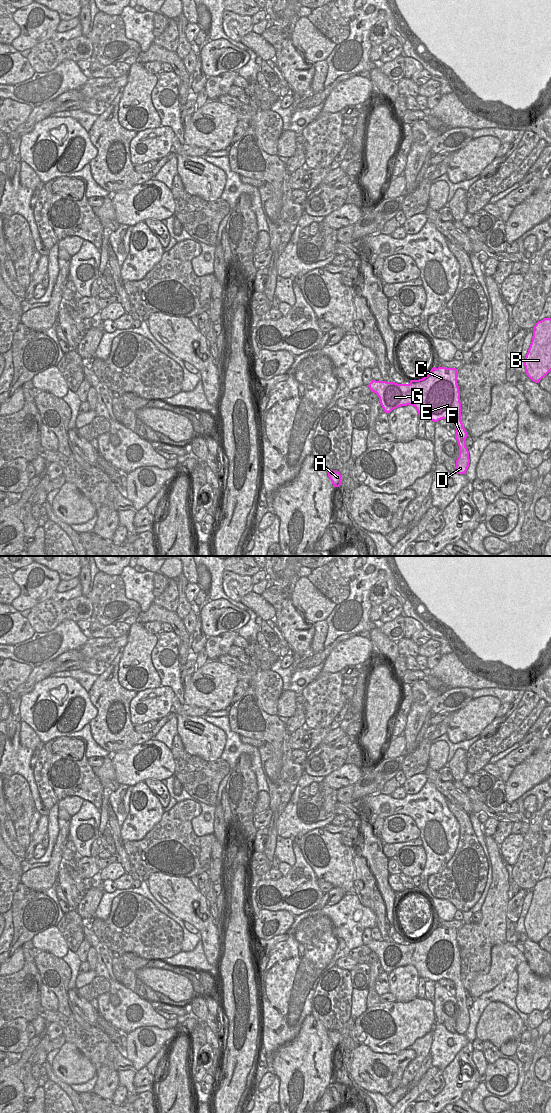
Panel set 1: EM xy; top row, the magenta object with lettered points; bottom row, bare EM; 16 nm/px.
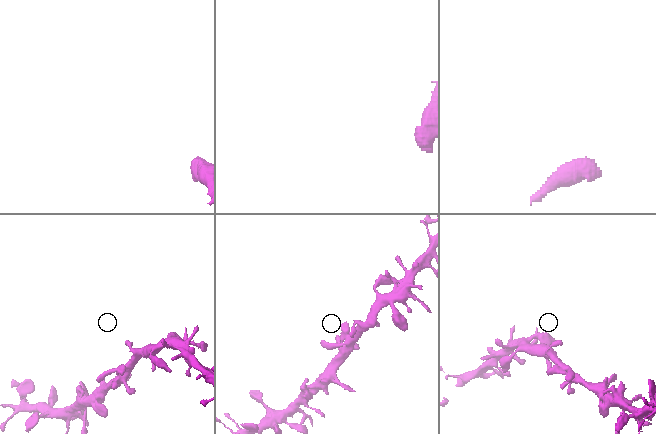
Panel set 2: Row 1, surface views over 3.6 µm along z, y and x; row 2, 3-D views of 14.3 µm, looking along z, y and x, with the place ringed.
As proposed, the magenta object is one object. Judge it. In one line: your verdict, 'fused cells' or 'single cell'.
single cell

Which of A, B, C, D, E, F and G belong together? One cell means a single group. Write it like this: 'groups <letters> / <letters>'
groups A B C D E F G

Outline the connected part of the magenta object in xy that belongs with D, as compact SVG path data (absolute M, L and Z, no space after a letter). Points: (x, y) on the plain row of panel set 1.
M433 927L427 936L419 940L411 940L409 944L372 940L368 947L371 952L377 954L380 964L386 973L390 973L401 966L412 965L416 968L419 977L425 980L438 982L441 979L449 979L453 981L456 988L455 998L459 1006L456 1032L458 1034L465 1034L469 1027L470 1019L469 1011L466 1007L467 992L461 981L460 951L457 943L456 928Z

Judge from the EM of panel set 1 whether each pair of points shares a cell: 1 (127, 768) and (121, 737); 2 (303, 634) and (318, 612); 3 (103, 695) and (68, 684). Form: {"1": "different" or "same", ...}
{"1": "different", "2": "different", "3": "different"}

